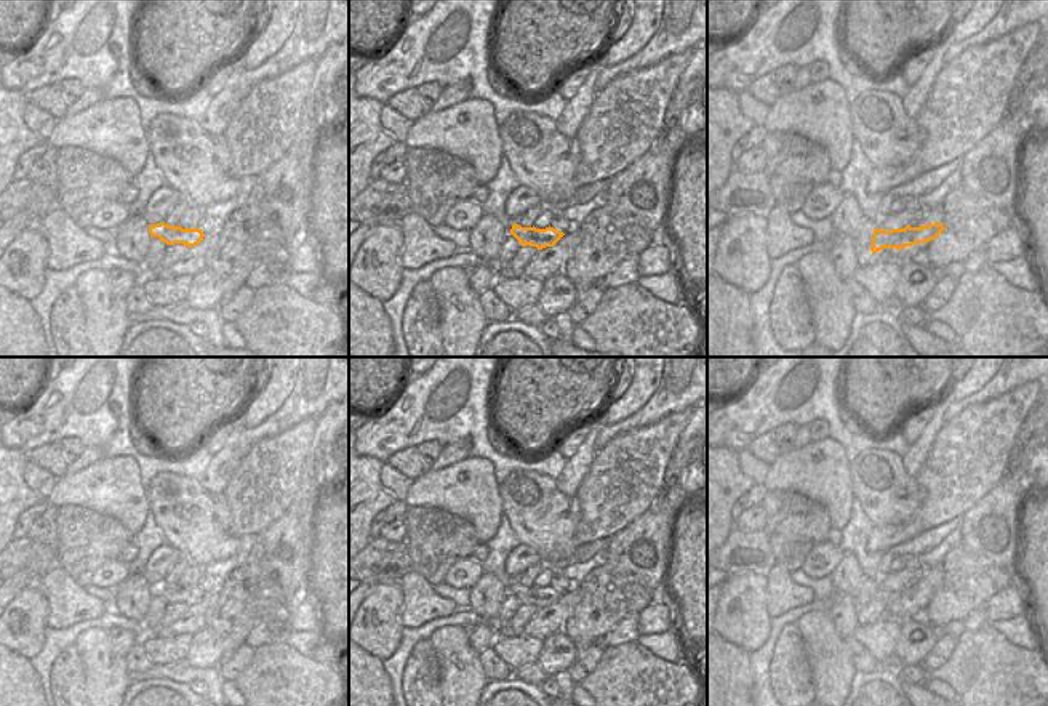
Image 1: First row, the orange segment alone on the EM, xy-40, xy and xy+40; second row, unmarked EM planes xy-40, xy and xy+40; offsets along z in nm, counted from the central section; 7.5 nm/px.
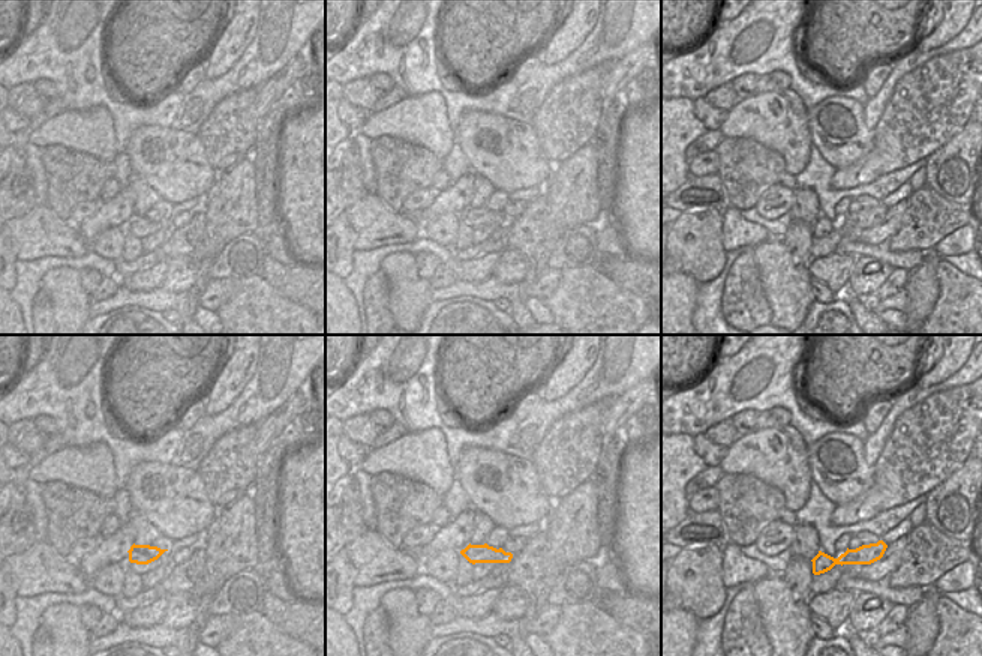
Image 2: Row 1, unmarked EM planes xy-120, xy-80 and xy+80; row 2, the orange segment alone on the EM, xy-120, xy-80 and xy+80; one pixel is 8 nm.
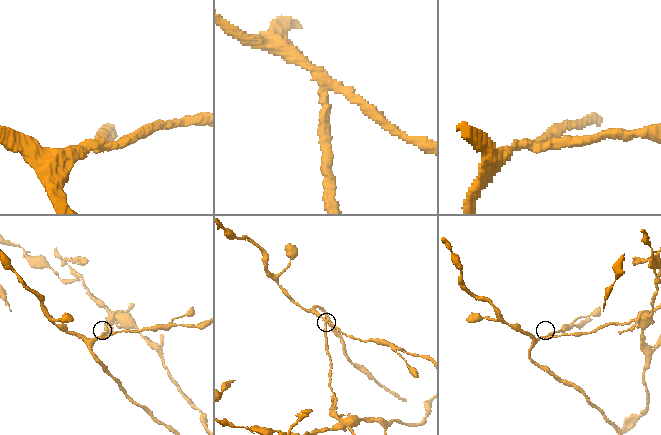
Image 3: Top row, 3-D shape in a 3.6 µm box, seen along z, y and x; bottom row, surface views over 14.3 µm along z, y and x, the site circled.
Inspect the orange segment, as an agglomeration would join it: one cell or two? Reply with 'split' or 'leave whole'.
split

